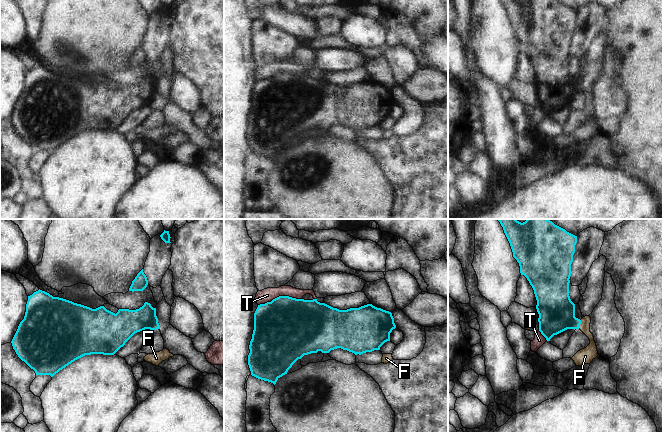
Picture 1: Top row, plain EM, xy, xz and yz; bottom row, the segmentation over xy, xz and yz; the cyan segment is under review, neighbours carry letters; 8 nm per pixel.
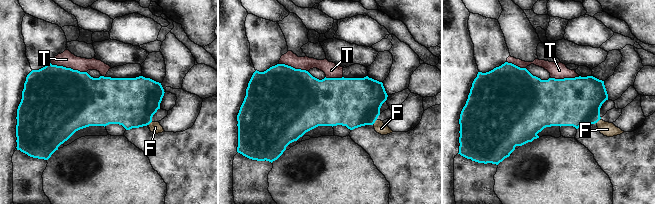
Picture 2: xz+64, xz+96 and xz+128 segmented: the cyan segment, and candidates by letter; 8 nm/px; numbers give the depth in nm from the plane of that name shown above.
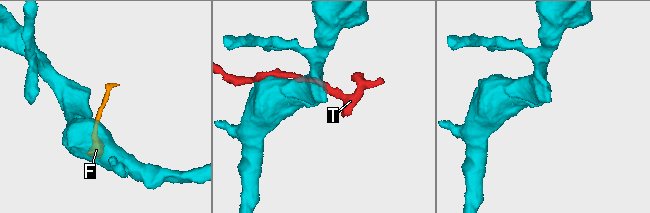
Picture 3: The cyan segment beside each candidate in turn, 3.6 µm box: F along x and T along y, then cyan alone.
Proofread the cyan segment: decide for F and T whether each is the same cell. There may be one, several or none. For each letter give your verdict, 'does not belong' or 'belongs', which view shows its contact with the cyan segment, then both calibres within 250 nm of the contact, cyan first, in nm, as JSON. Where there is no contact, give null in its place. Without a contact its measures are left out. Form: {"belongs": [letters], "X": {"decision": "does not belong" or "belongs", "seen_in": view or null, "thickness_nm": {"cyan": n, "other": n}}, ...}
{"belongs": [], "F": {"decision": "does not belong", "seen_in": "yz", "thickness_nm": {"cyan": 300, "other": 110}}, "T": {"decision": "does not belong", "seen_in": "xz", "thickness_nm": {"cyan": 480, "other": 110}}}

